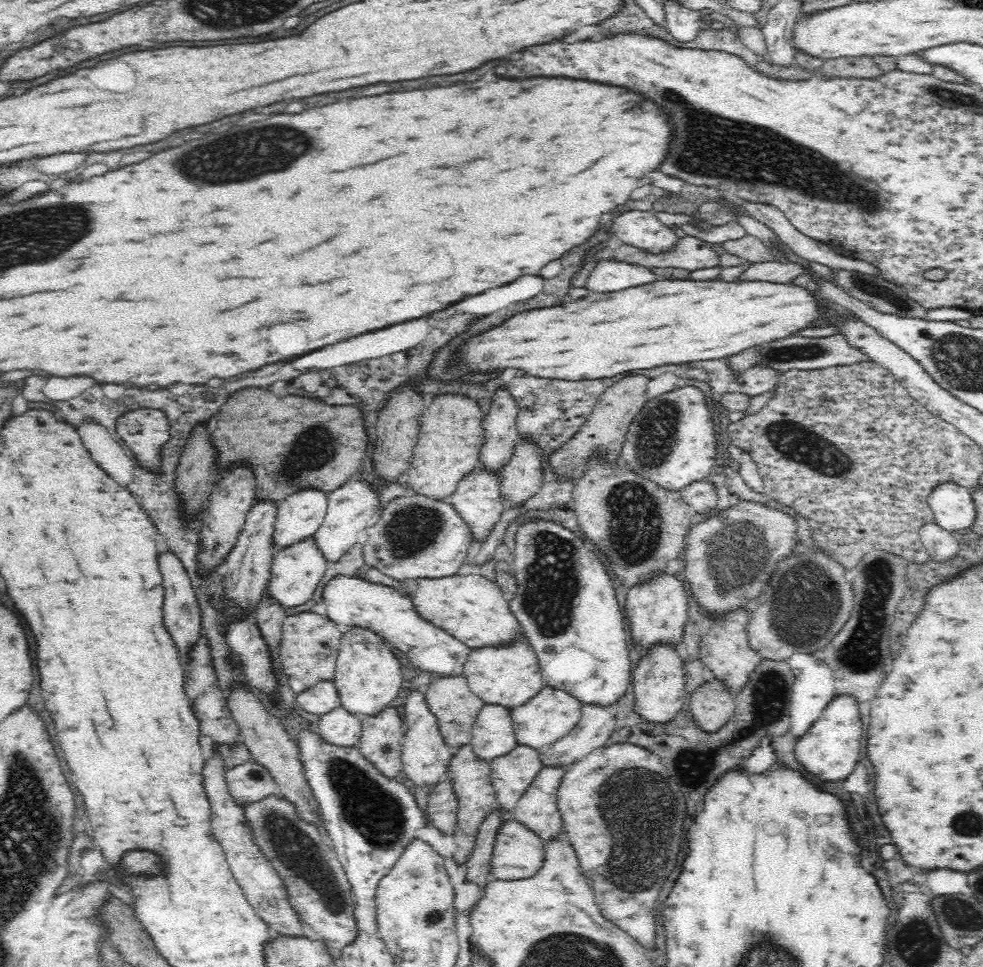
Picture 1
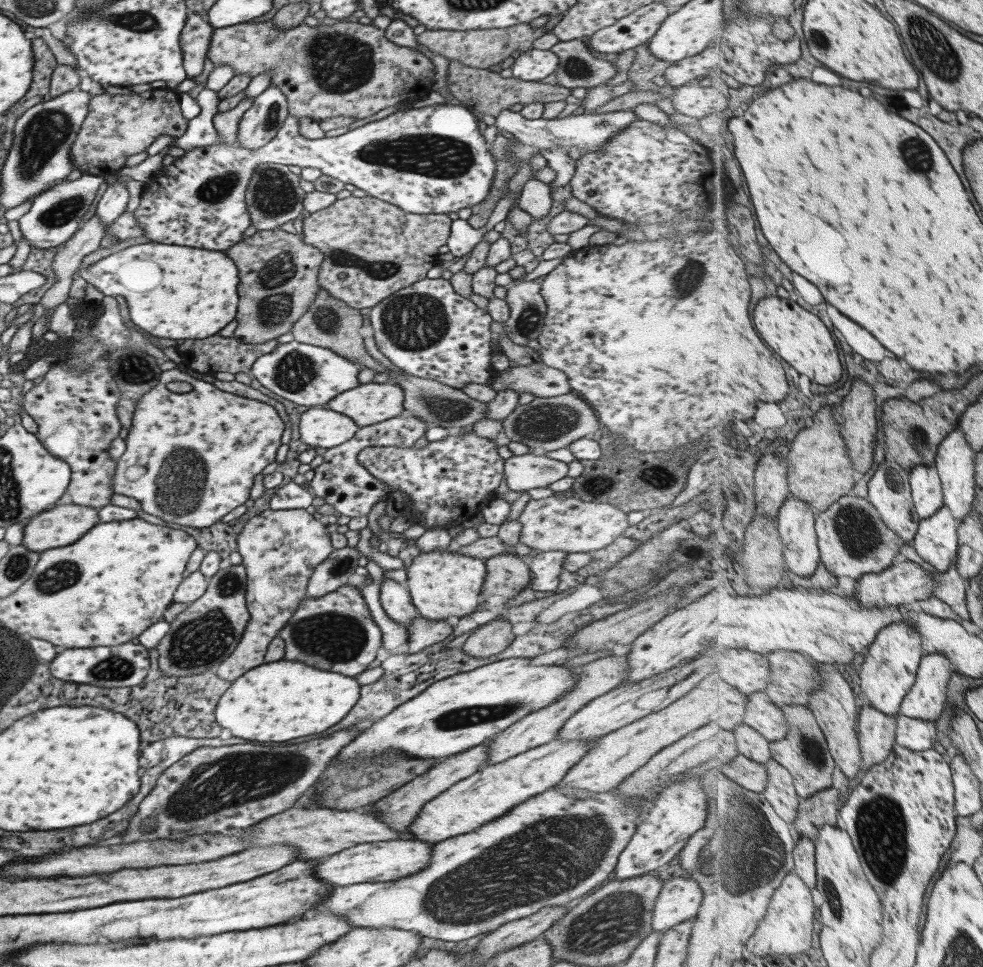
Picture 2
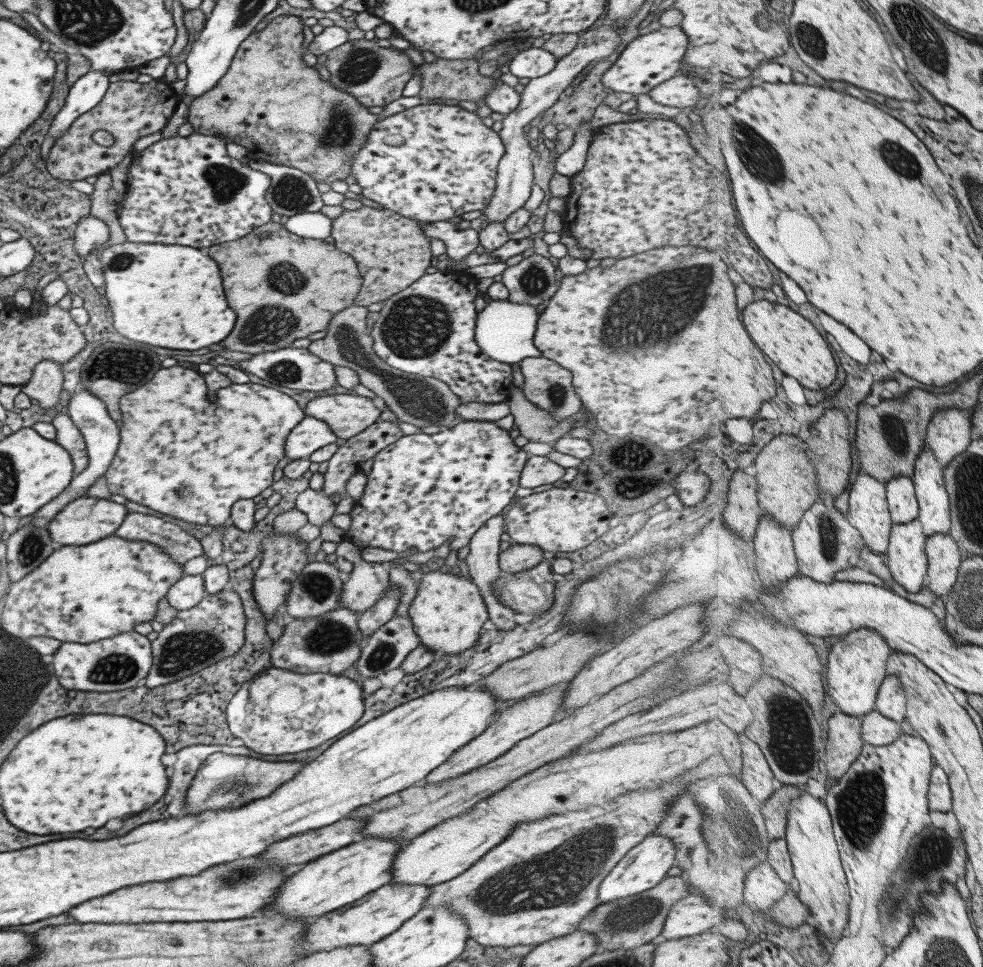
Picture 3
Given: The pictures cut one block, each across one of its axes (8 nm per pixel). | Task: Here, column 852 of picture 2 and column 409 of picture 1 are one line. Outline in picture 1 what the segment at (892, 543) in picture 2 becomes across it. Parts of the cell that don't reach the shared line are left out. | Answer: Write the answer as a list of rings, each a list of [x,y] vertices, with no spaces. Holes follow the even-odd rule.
[[[420,495],[394,498],[382,507],[380,518],[368,525],[364,532],[368,536],[362,546],[365,559],[378,572],[394,579],[396,583],[412,578],[440,578],[458,573],[466,564],[464,558],[476,545],[469,538],[466,523],[443,501]]]

